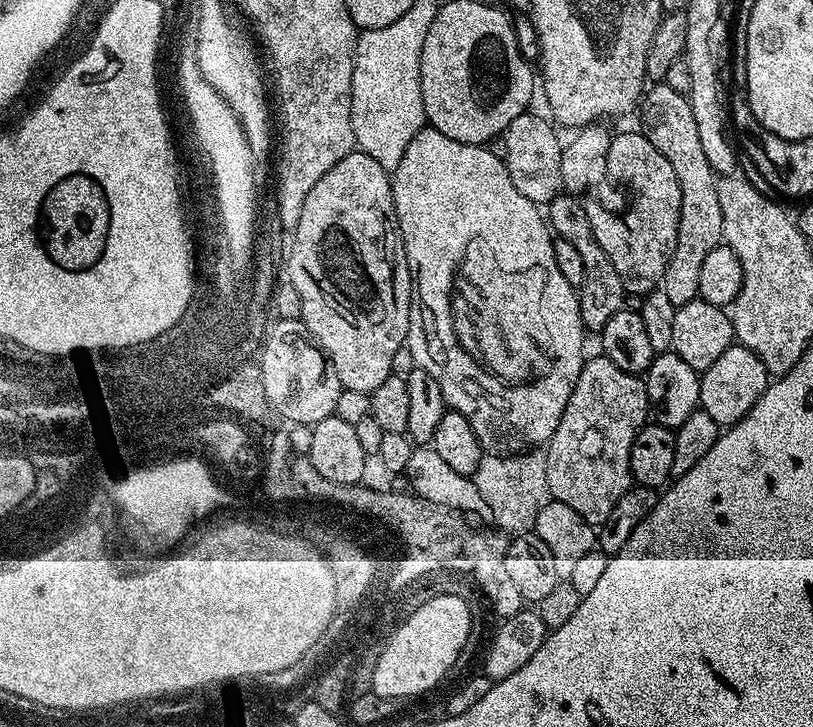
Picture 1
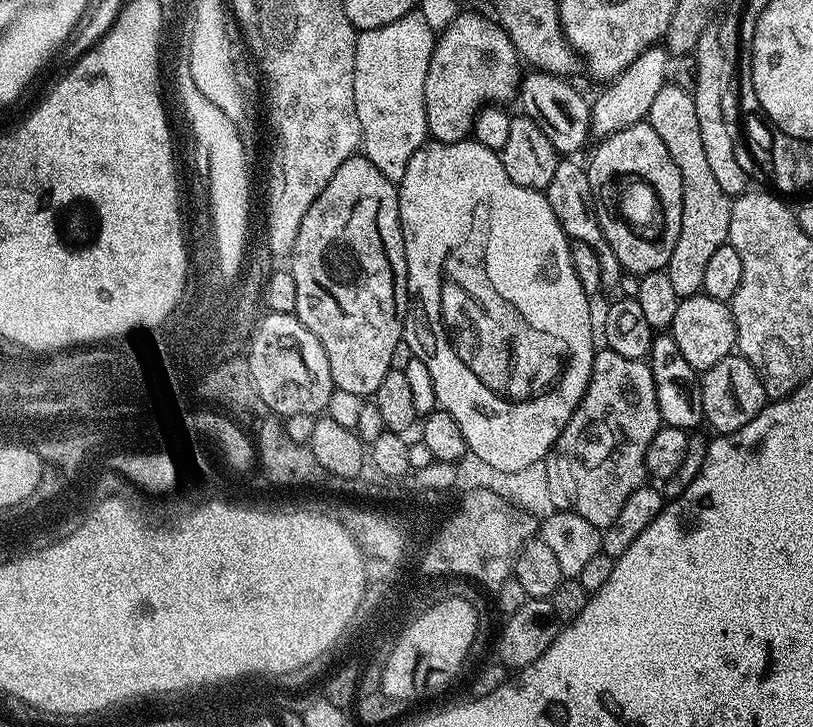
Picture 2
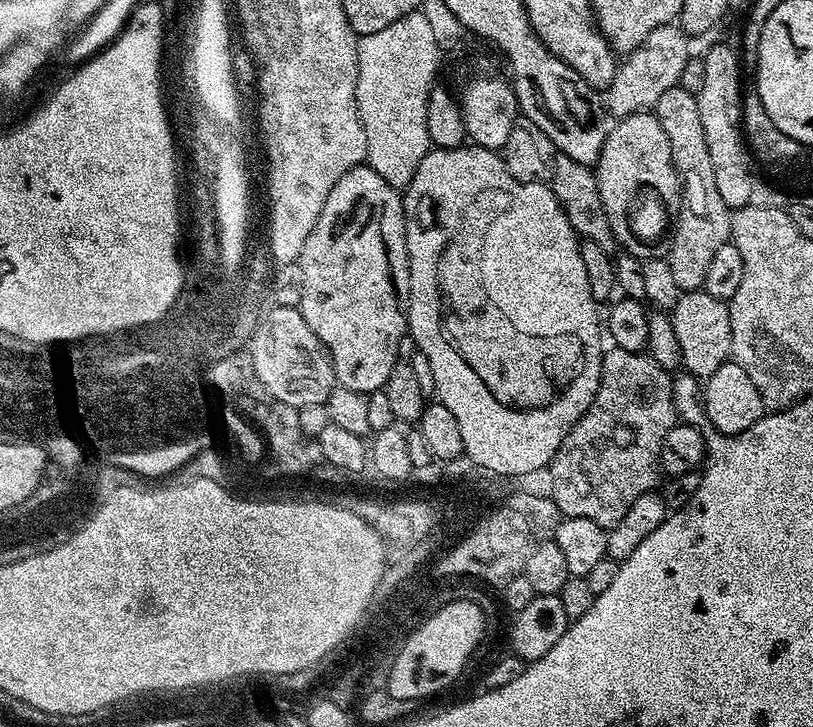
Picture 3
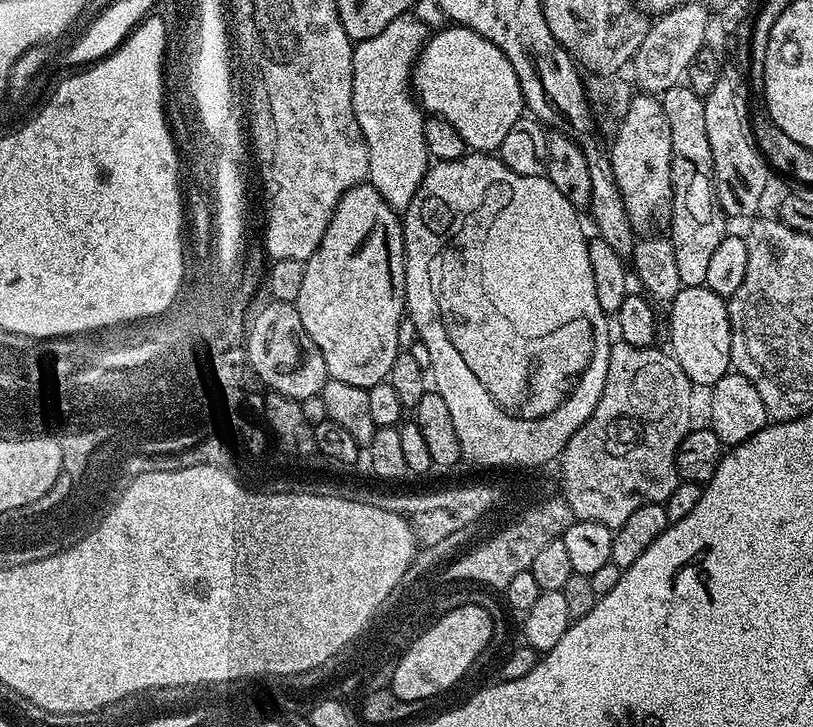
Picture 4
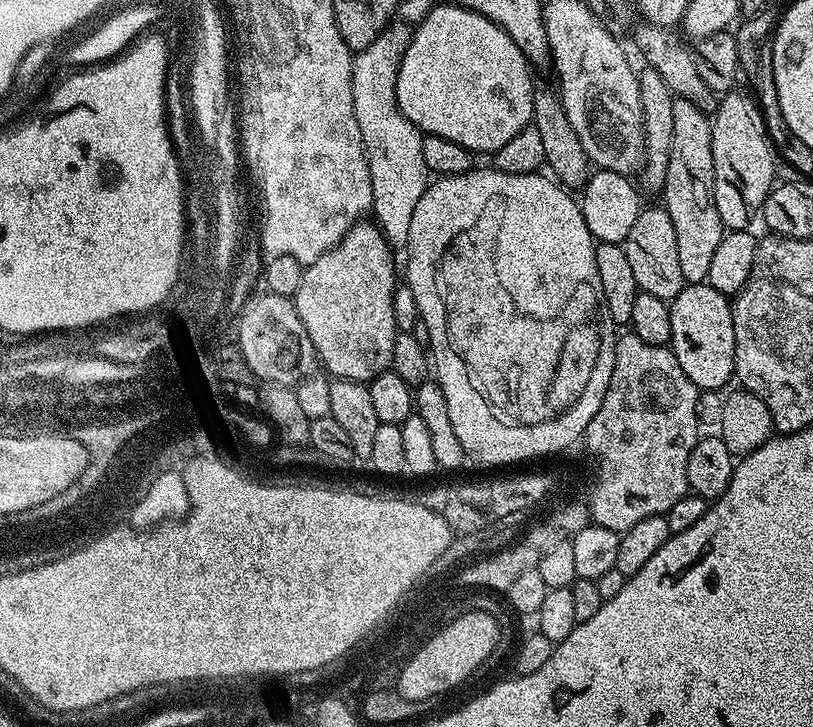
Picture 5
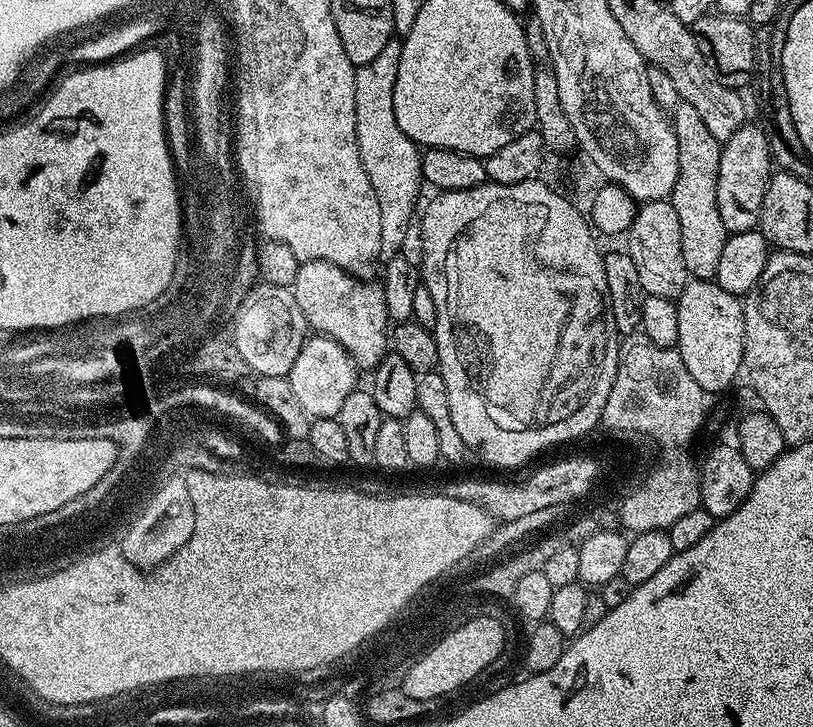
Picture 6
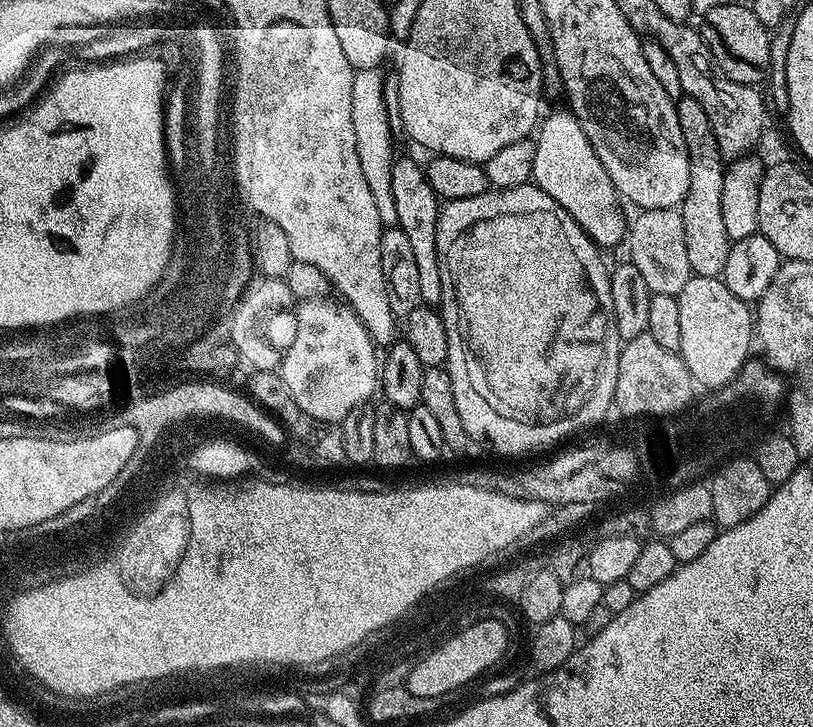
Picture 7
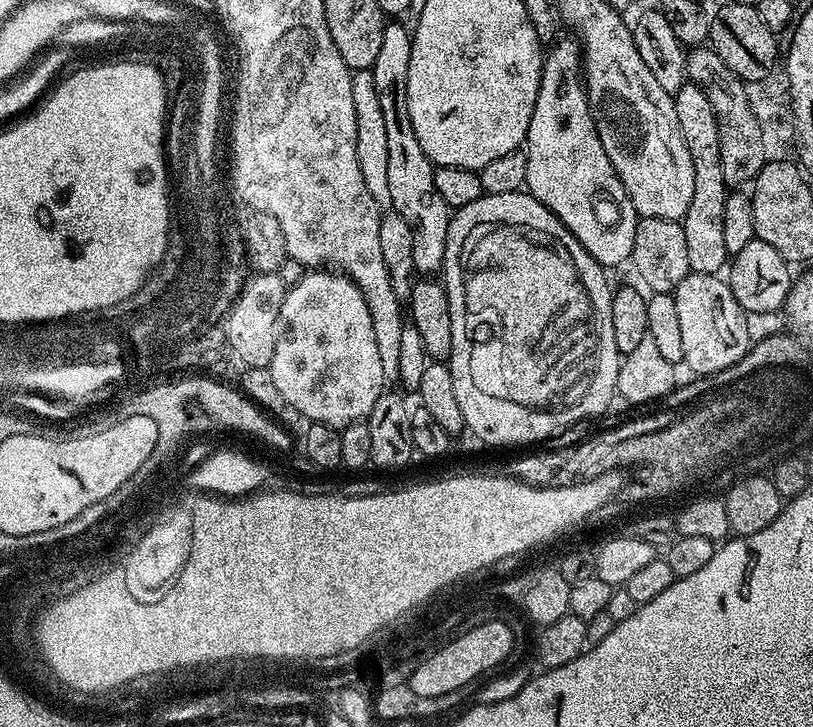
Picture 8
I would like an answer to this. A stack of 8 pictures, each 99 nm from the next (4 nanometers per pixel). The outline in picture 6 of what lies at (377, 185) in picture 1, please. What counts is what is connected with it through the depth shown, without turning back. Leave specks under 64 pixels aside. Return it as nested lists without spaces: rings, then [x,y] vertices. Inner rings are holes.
[[[305,260],[301,263],[294,285],[298,306],[302,306],[302,314],[306,318],[309,329],[313,333],[328,336],[334,342],[338,342],[338,346],[342,346],[346,350],[352,363],[360,370],[375,369],[376,365],[390,351],[390,319],[387,314],[384,290],[379,283],[368,283],[372,282],[359,276],[353,276],[352,273],[325,260]]]

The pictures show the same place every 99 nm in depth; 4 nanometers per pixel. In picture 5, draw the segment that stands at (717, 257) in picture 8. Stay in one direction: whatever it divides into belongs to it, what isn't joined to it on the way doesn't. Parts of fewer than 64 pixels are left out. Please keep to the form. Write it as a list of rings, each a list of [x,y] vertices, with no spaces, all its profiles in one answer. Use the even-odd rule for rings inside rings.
[[[676,98],[674,138],[670,142],[662,204],[670,214],[670,222],[674,222],[674,234],[678,238],[678,263],[682,266],[682,278],[688,284],[703,284],[707,281],[714,250],[718,247],[718,242],[722,242],[726,231],[716,209],[715,181],[709,113],[694,106],[694,102]]]

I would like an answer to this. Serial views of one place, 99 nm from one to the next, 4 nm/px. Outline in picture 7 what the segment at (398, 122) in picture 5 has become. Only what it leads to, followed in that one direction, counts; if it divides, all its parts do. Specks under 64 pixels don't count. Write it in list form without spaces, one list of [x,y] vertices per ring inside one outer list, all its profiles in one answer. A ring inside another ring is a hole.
[[[371,68],[361,72],[353,71],[350,86],[350,122],[354,122],[354,146],[358,146],[358,162],[362,162],[362,175],[370,185],[370,194],[378,206],[378,218],[381,224],[392,226],[396,223],[394,210],[394,190],[392,189],[392,167],[398,155],[398,149],[392,145],[394,129],[390,126],[390,118],[386,110],[386,90],[384,89],[385,73],[380,68]]]

